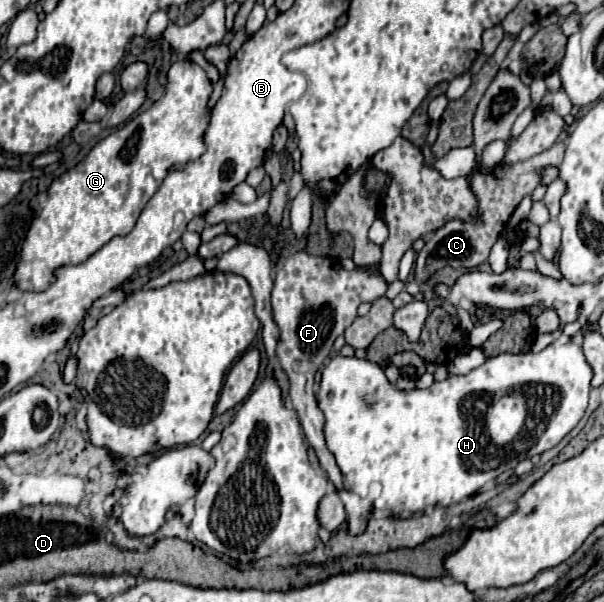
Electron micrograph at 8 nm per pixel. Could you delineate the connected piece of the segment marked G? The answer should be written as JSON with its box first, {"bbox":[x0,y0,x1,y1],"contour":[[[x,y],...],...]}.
{"bbox":[17,60,211,290],"contour":[[[177,60],[171,64],[167,72],[167,84],[161,100],[153,102],[151,108],[137,114],[131,124],[119,128],[117,132],[109,134],[67,174],[53,180],[51,188],[43,194],[33,198],[33,222],[27,232],[23,250],[21,250],[21,264],[17,266],[17,286],[21,290],[45,290],[55,278],[53,270],[61,266],[81,264],[93,252],[97,252],[103,244],[107,244],[115,236],[125,236],[133,230],[141,210],[159,190],[161,182],[165,180],[171,168],[185,168],[189,162],[197,160],[205,152],[205,144],[201,140],[207,124],[207,100],[211,96],[211,82],[201,66],[191,60]]]}

